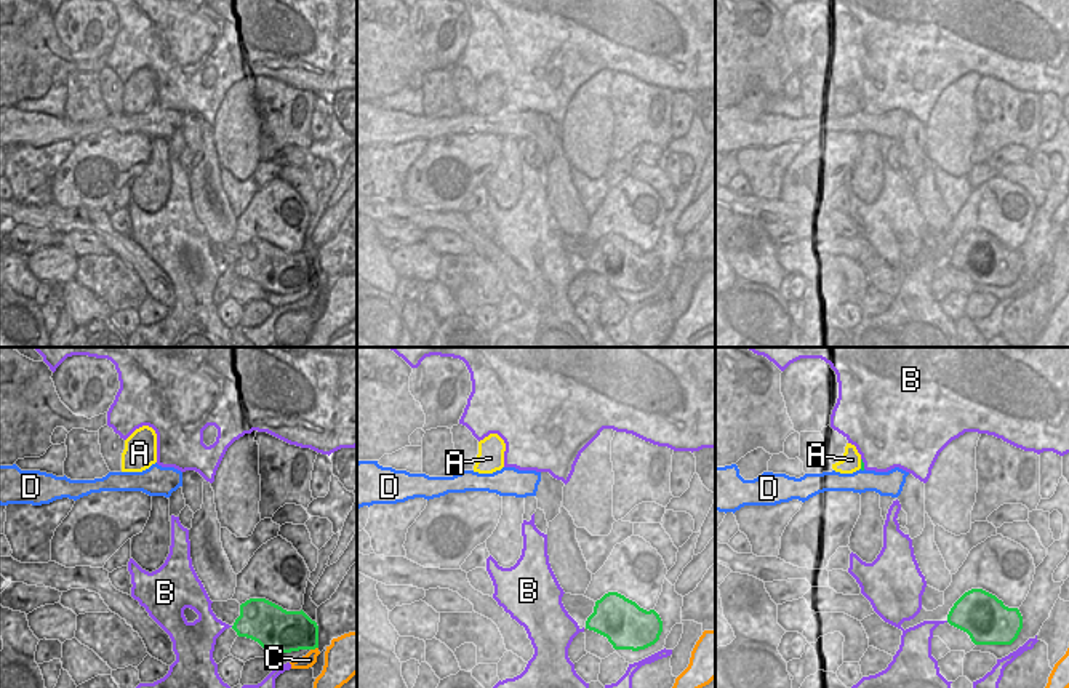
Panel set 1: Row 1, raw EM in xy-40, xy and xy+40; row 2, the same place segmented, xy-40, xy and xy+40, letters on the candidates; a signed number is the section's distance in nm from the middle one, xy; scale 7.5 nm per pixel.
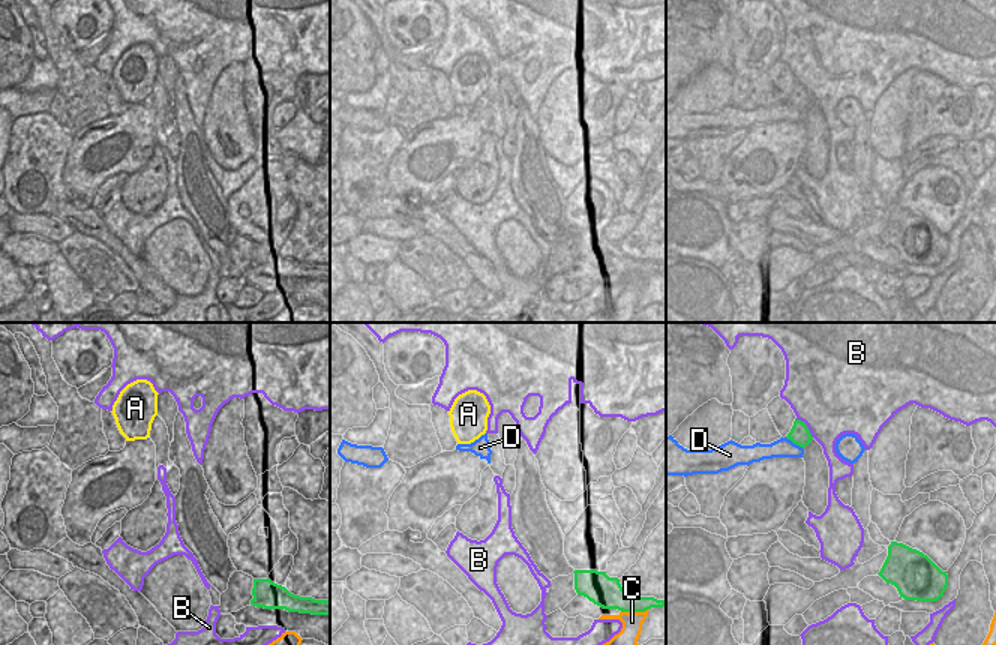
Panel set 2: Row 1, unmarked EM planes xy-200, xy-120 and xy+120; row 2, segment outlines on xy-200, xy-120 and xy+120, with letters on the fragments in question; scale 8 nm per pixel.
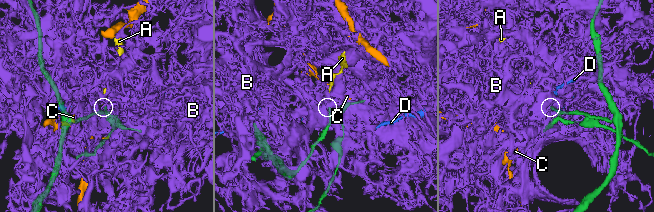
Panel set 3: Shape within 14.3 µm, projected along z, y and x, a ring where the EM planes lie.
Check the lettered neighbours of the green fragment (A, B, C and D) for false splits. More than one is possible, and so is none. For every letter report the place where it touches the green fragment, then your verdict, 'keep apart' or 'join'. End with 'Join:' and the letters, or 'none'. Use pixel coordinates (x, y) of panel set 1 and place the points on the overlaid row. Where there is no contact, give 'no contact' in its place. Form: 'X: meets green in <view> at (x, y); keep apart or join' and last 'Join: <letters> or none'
A: meets green in xy+40 at (861, 464); join
B: meets green in xy+40 at (863, 463); keep apart
C: meets green in xy-40 at (314, 648); keep apart
D: no contact; keep apart
Join: A

